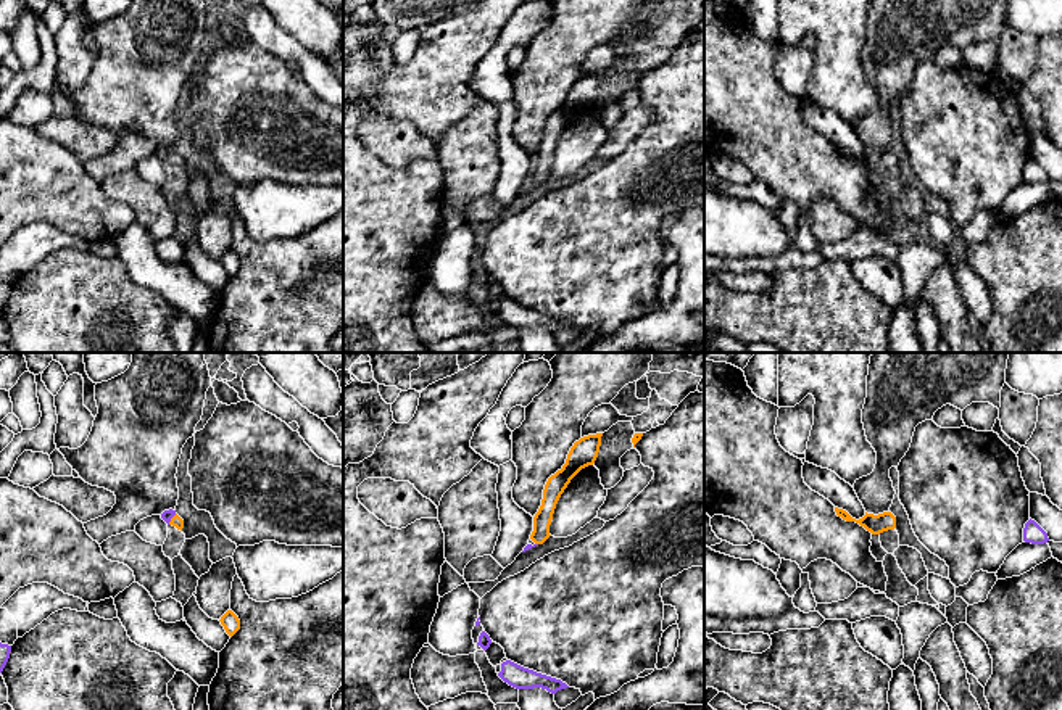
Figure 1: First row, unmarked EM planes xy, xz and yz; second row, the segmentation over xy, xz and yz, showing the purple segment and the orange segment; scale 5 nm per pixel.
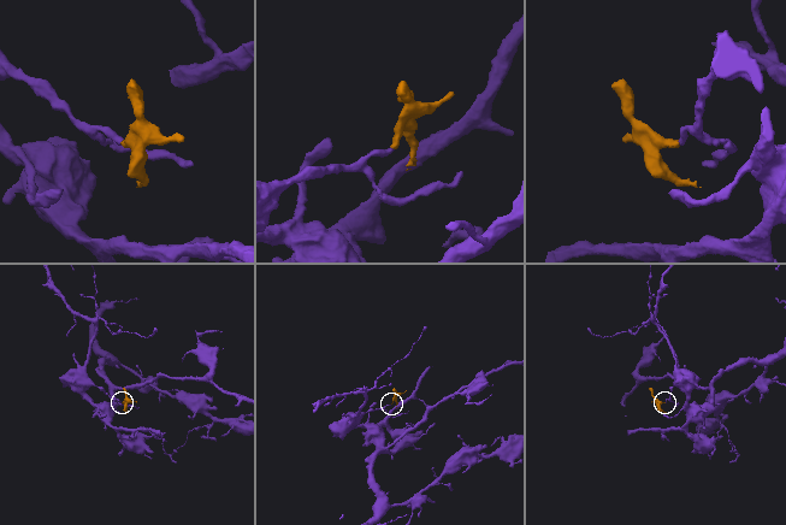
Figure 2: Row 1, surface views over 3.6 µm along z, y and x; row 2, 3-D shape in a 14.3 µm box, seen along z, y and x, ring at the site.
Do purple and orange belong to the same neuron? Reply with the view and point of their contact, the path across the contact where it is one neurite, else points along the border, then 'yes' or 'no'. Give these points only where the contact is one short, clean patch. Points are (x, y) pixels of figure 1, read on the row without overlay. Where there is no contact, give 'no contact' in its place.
contact xy (171, 156); way xy (166, 155), (171, 156), (176, 160); yes

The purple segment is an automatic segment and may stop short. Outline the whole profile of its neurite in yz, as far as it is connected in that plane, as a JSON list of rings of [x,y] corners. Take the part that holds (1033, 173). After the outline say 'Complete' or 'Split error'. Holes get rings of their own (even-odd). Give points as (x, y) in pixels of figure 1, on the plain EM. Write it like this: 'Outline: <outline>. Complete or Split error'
Outline: [[[1030,158],[1023,167],[1023,180],[1031,184],[1044,184],[1049,180],[1049,177],[1047,172]]]. Complete

